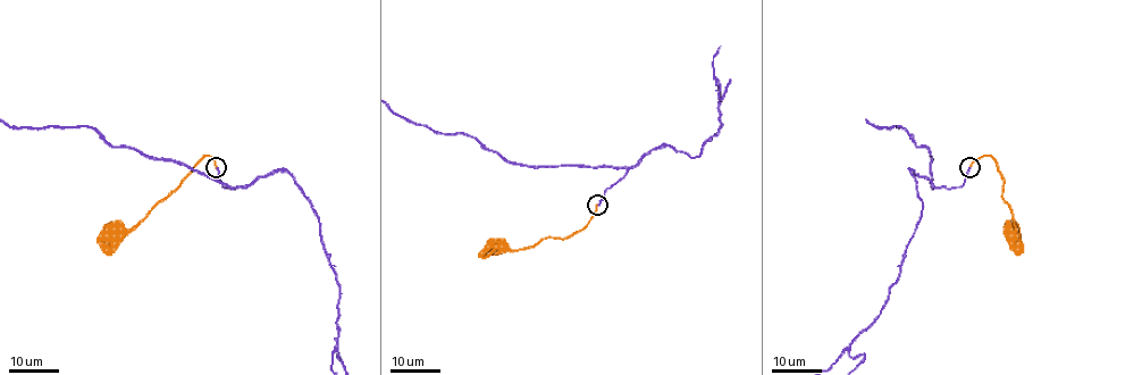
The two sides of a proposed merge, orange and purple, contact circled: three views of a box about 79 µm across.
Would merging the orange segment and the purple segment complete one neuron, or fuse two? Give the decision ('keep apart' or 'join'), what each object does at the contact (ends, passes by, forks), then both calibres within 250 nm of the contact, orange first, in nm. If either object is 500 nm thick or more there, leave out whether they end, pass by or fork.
keep apart; orange ends there; purple ends there; 240 nm thick on the orange side, 150 nm on the other

